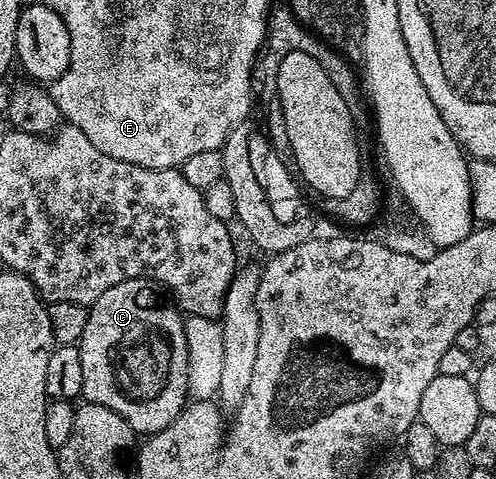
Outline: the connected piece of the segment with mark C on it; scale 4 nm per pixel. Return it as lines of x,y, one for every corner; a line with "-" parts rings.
126,280
109,286
109,290
90,305
85,332
77,345
81,354
82,399
89,404
109,406
109,410
121,414
137,434
160,432
177,419
189,400
185,320
180,309
170,299
163,300
162,295
154,280

